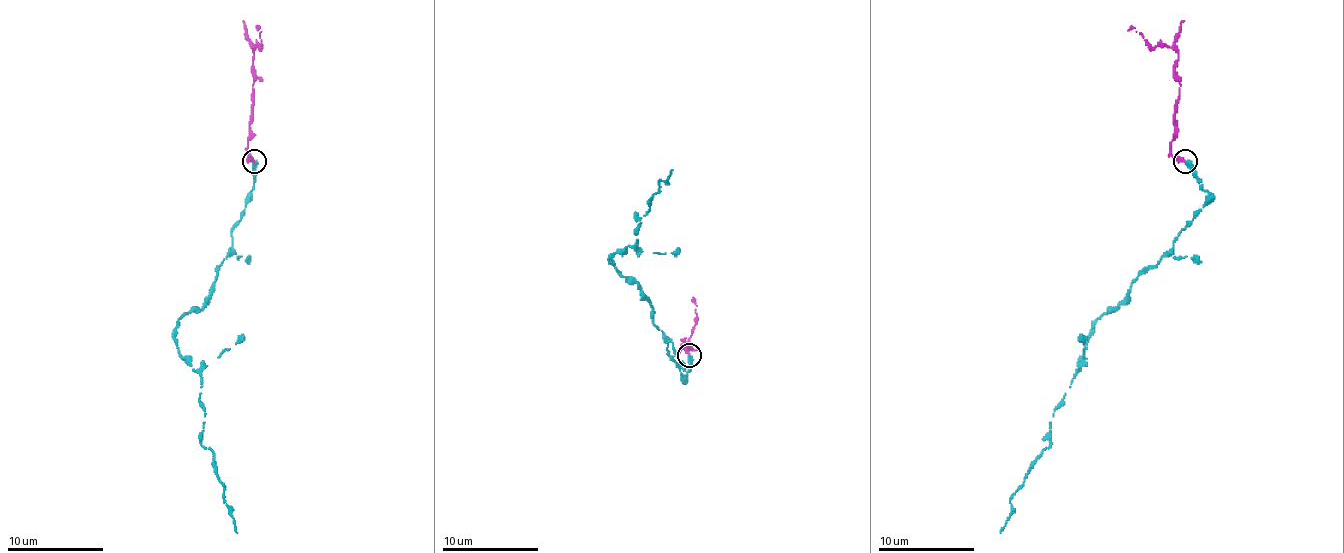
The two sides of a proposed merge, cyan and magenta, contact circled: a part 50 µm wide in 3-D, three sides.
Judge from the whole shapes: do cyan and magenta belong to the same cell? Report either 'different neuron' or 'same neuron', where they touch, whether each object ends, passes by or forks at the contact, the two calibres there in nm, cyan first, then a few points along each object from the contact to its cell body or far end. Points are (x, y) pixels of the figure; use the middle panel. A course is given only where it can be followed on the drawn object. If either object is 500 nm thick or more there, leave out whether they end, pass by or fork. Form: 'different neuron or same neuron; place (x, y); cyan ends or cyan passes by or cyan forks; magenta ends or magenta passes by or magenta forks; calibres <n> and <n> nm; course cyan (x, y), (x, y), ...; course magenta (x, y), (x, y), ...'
same neuron; place (689, 355); cyan ends; magenta ends; calibres 400 and 360 nm; course cyan (690, 355), (685, 377), (642, 288), (610, 261), (637, 242), (637, 221), (673, 170); course magenta (690, 355), (683, 341), (687, 350), (697, 317), (697, 305), (692, 298)

